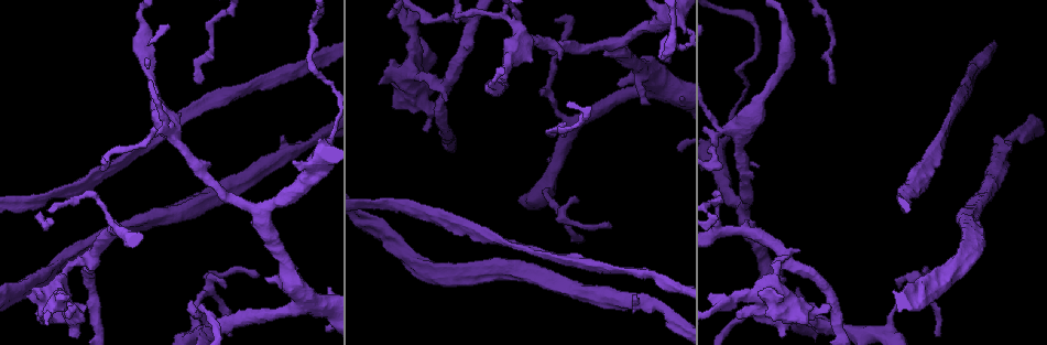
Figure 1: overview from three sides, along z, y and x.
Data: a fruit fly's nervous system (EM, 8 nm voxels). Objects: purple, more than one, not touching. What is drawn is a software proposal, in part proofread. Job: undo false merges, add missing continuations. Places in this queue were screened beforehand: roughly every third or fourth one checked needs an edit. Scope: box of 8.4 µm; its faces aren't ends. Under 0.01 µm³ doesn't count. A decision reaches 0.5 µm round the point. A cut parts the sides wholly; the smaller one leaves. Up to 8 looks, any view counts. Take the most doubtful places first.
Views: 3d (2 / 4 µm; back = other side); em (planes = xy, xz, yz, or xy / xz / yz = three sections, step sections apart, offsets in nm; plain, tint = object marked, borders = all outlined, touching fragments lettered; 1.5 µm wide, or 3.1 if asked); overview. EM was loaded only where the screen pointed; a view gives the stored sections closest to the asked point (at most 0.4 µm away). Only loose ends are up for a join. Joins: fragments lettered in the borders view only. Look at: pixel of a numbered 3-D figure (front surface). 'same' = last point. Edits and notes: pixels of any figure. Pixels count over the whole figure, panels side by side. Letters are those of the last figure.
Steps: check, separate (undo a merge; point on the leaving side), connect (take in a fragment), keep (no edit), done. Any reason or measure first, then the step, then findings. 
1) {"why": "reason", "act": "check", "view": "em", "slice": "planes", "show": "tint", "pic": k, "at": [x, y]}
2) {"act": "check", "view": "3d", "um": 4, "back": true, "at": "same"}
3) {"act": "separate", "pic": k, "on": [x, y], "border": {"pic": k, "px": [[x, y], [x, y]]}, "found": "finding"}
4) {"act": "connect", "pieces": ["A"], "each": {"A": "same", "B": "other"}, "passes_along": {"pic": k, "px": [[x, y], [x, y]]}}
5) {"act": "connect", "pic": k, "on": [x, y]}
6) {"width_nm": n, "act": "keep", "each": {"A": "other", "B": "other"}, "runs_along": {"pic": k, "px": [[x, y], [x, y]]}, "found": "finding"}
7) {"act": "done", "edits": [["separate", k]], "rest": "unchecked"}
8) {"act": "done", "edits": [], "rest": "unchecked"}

{"why": "branch stops here", "act": "check", "view": "3d", "um": 4, "pic": 1, "at": [298, 268]}

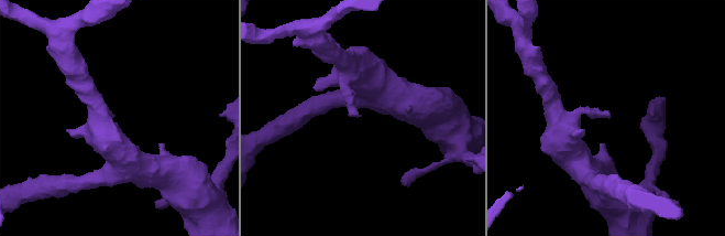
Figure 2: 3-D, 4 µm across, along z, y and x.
{"why": "shape alone is not enough", "act": "check", "view": "em", "slice": "planes", "show": "borders", "pic": 2, "at": [112, 115]}

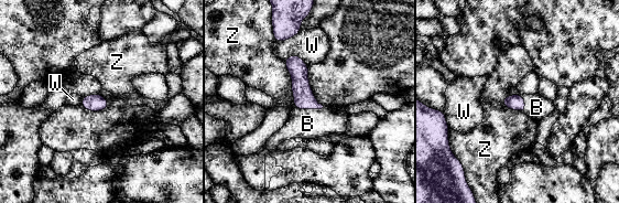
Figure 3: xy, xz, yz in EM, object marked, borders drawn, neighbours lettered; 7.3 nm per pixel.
{"act": "connect", "pieces": ["B"], "each": {"B": "same", "W": "other", "Z": "other"}, "found": "the neuron continues"}

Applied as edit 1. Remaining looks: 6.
{"act": "check", "view": "overview"}

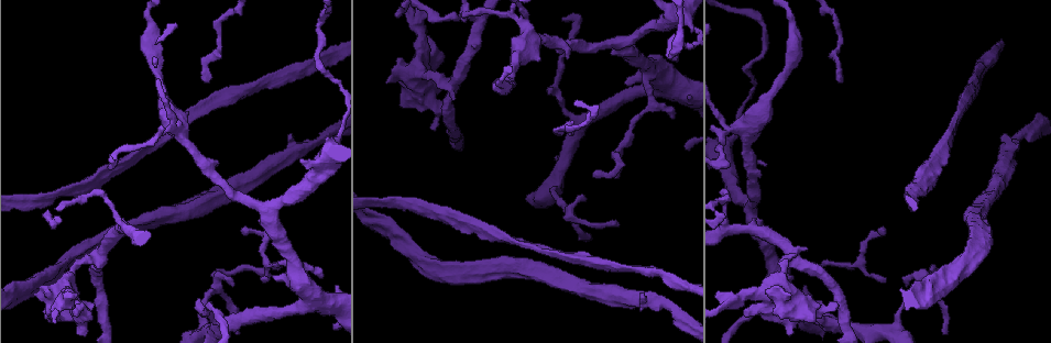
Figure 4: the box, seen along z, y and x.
{"why": "abrupt turn", "act": "check", "view": "3d", "um": 4, "pic": 4, "at": [450, 82]}

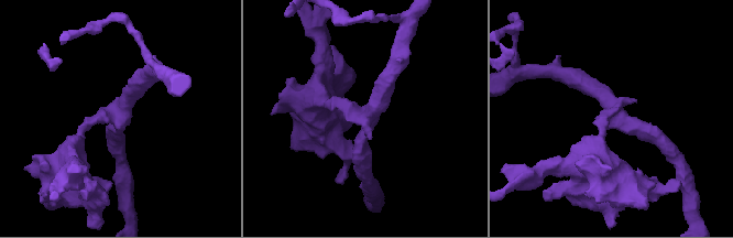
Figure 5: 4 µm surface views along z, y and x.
{"why": "now the EM", "act": "check", "view": "em", "slice": "yz", "step": 4, "show": "borders", "pic": 5, "at": [119, 111]}

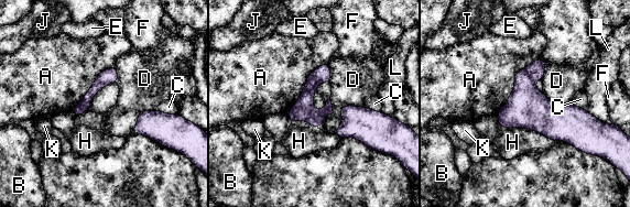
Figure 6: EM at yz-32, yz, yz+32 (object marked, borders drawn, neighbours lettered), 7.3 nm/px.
{"act": "separate", "pic": 6, "on": [536, 69], "each": {"A": "other", "B": "other", "C": "other", "D": "other", "E": "other", "F": "other", "H": "other", "J": "other", "K": "other", "L": "other"}, "found": "two neurons meet here"}

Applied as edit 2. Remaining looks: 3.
{"why": "branch stops here", "act": "check", "view": "em", "slice": "planes", "show": "plain", "pic": 4, "at": [617, 221]}

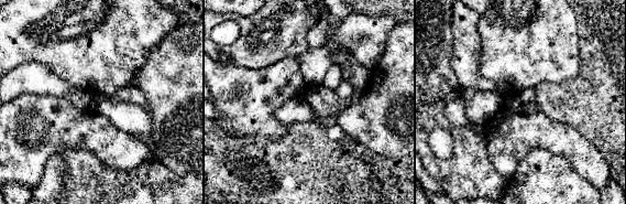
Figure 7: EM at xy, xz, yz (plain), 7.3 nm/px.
{"act": "check", "view": "em", "slice": "planes", "show": "borders", "at": "same"}

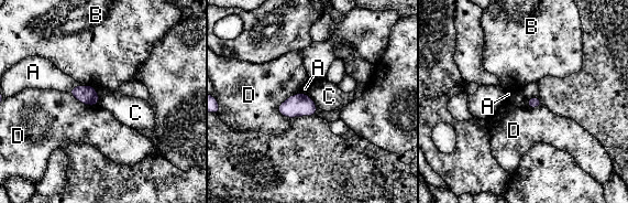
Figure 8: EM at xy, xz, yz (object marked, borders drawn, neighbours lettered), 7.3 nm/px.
{"act": "keep", "each": {"A": "other", "B": "other", "C": "other", "D": "other"}, "border": {"pic": 8, "px": [[307, 94], [318, 107]]}, "found": "none of them fits"}

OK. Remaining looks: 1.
{"act": "done", "edits": [["connect", 3], ["separate", 6]], "rest": "unchecked"}

